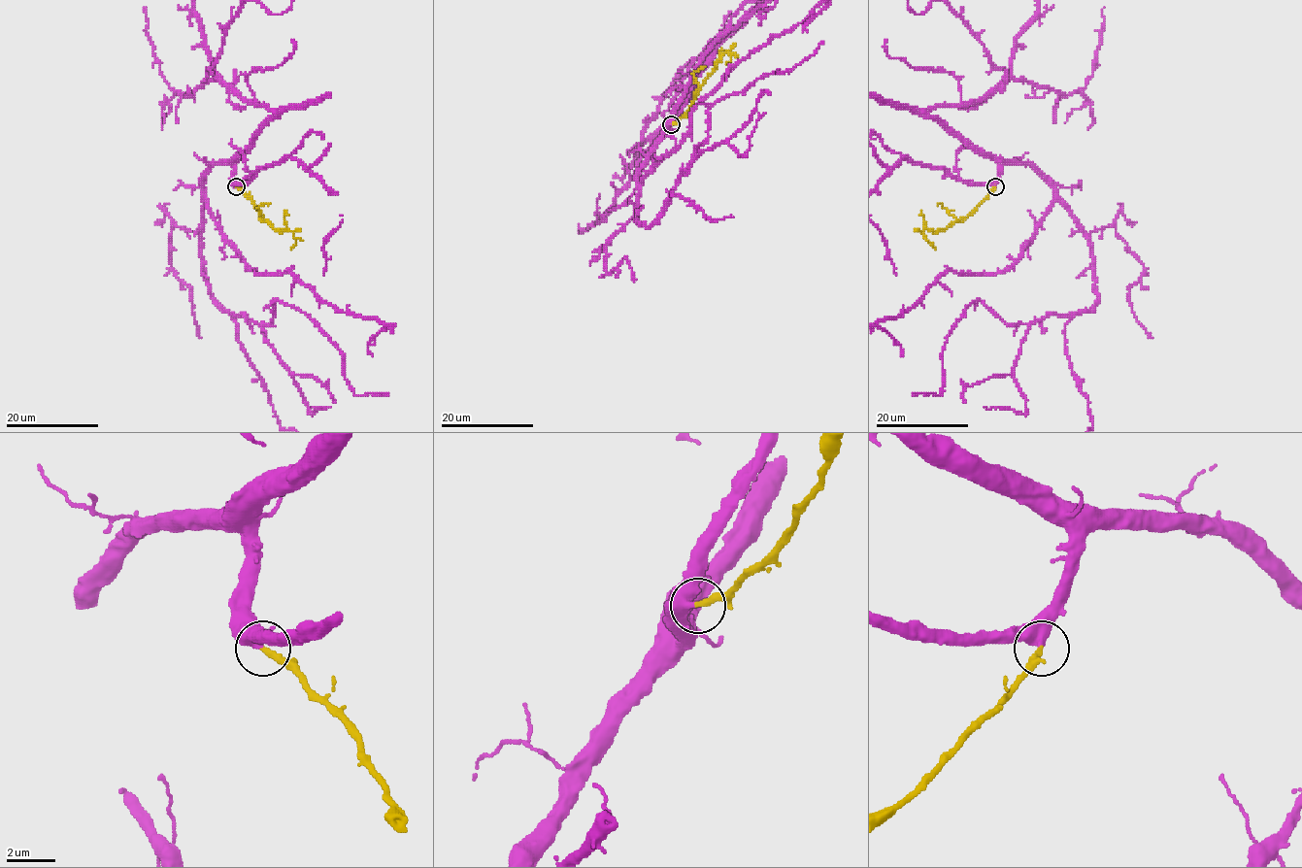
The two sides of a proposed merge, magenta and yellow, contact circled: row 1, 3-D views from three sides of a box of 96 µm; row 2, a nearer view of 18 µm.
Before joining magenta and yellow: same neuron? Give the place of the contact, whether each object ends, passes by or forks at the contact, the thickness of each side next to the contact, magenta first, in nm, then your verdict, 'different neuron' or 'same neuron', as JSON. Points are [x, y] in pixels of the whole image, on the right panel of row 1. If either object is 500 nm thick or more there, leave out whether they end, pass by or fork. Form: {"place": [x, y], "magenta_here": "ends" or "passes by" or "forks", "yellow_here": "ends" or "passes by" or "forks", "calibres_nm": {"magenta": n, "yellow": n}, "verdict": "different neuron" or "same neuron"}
{"place": [995, 186], "magenta_here": "ends", "yellow_here": "ends", "calibres_nm": {"magenta": 460, "yellow": 280}, "verdict": "same neuron"}

